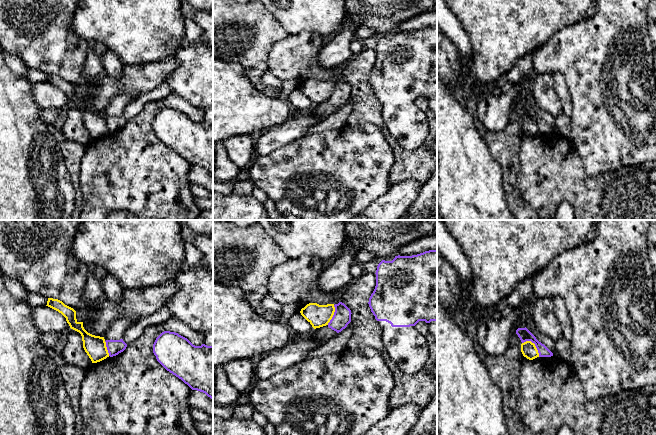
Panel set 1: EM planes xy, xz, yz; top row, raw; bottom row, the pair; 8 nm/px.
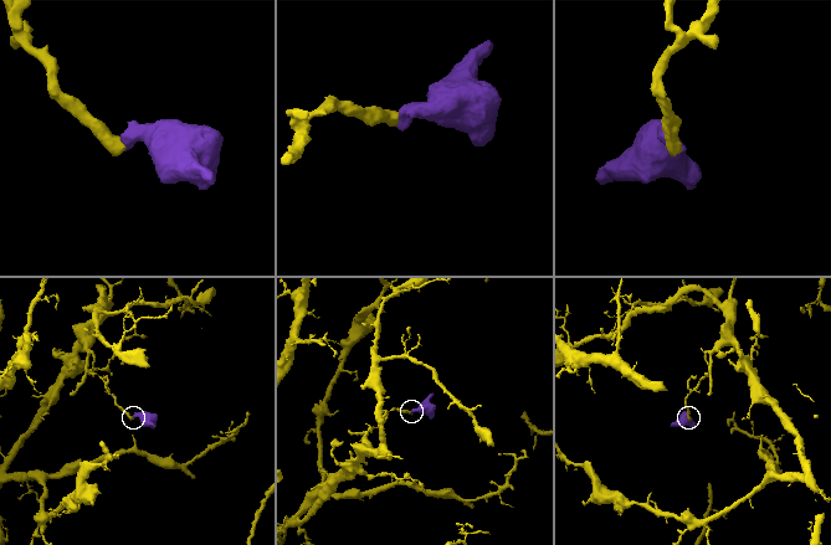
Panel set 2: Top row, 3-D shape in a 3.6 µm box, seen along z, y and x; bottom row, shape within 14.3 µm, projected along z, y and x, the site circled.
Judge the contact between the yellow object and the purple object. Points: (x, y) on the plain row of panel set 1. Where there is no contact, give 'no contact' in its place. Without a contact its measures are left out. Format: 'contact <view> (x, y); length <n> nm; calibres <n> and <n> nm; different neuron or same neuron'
contact yz (534, 120); length 180 nm; calibres 120 and 100 nm; different neuron

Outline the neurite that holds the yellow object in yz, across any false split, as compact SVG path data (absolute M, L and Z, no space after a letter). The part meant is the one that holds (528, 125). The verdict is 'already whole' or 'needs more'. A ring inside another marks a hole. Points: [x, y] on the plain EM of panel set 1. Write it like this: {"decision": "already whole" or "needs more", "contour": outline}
{"decision": "already whole", "contour": "M526 117L521 120L521 128L524 133L526 133L529 136L533 136L537 133L539 133L538 126L534 119L531 117Z"}

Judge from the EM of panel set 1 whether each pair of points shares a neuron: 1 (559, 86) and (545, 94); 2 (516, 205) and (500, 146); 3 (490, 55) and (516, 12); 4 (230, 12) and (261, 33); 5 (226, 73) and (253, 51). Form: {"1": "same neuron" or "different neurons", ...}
{"1": "different neurons", "2": "same neuron", "3": "same neuron", "4": "same neuron", "5": "different neurons"}

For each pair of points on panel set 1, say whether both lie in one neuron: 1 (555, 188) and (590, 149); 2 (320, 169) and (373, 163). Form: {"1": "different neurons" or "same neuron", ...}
{"1": "different neurons", "2": "same neuron"}

